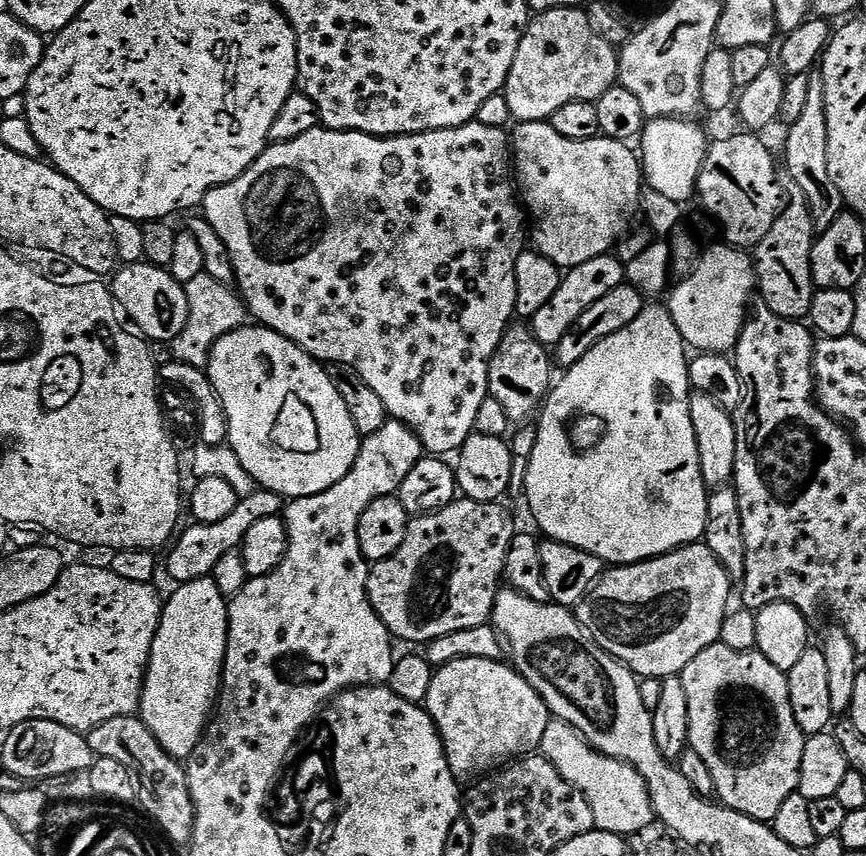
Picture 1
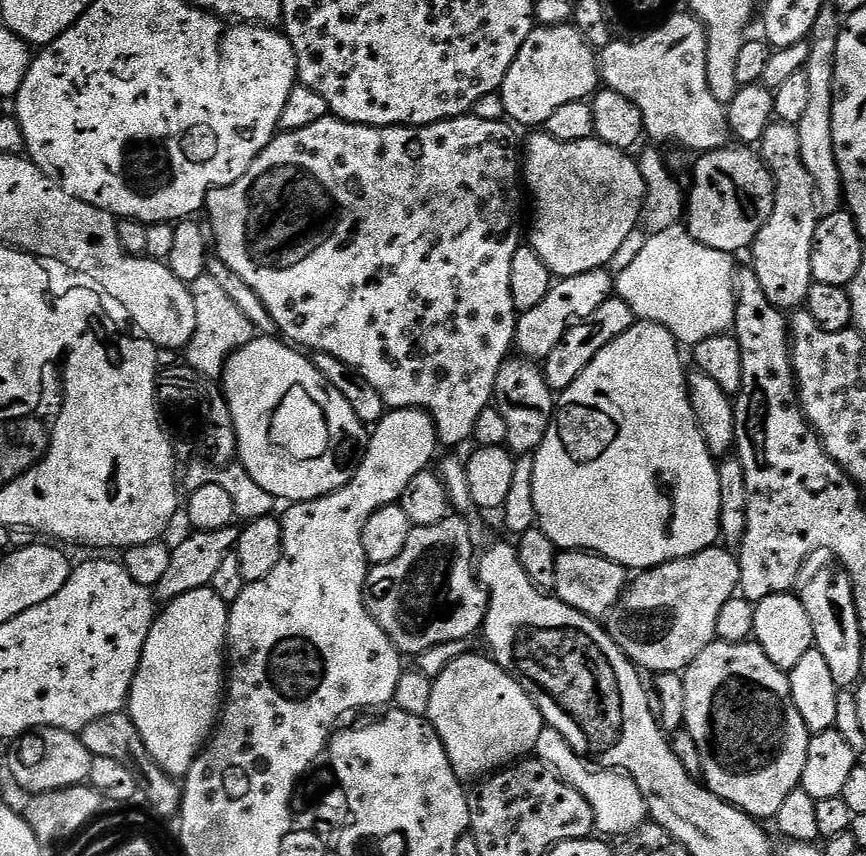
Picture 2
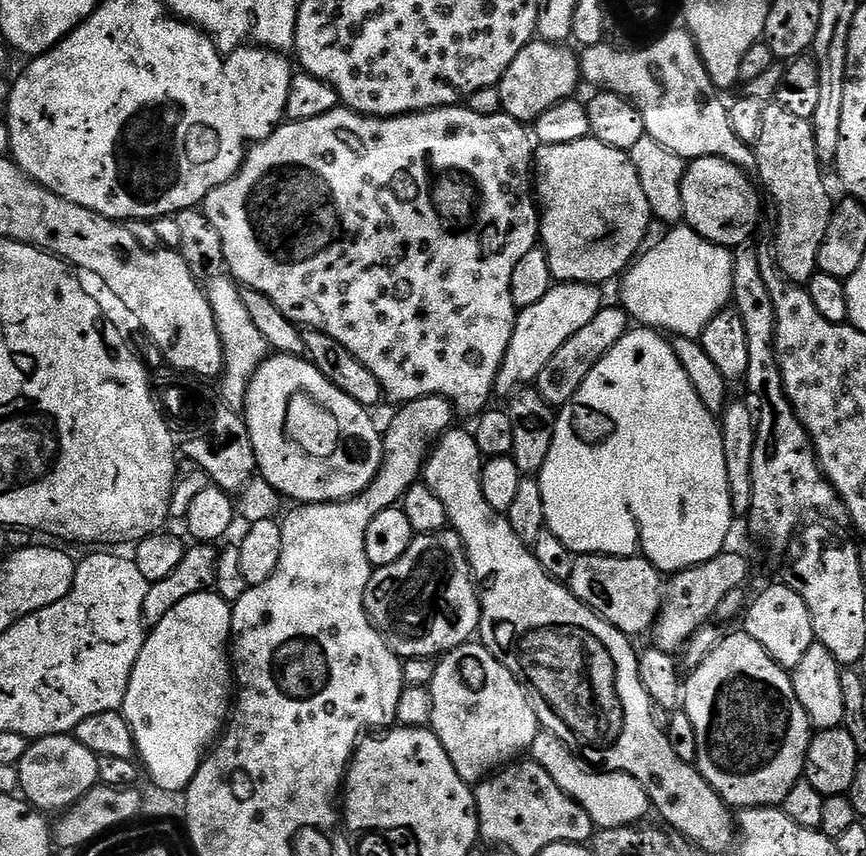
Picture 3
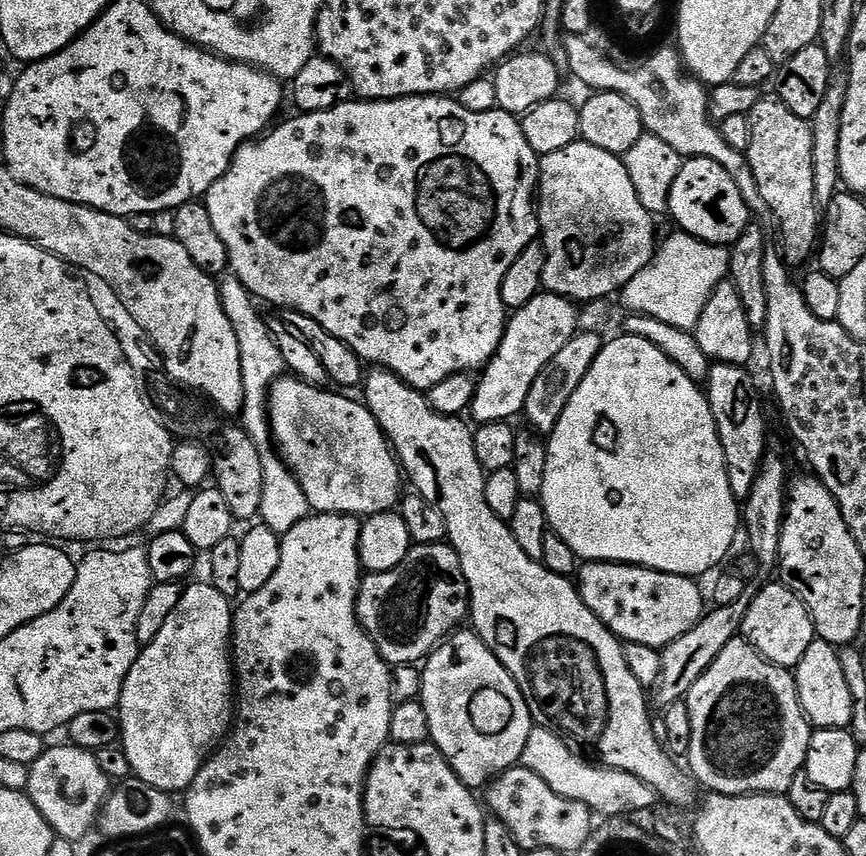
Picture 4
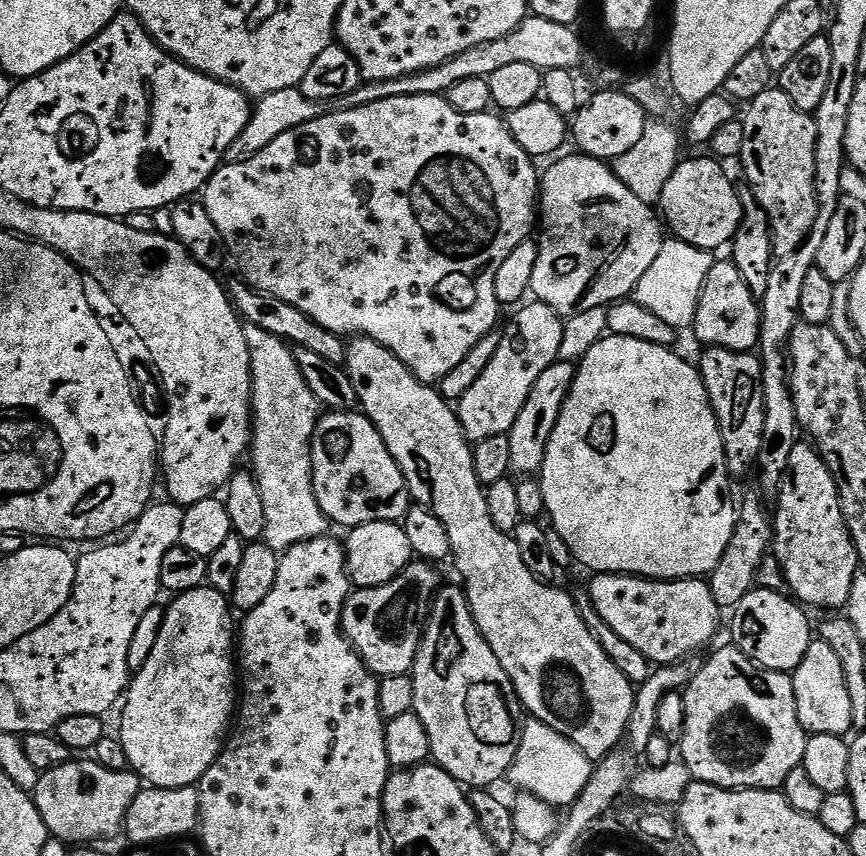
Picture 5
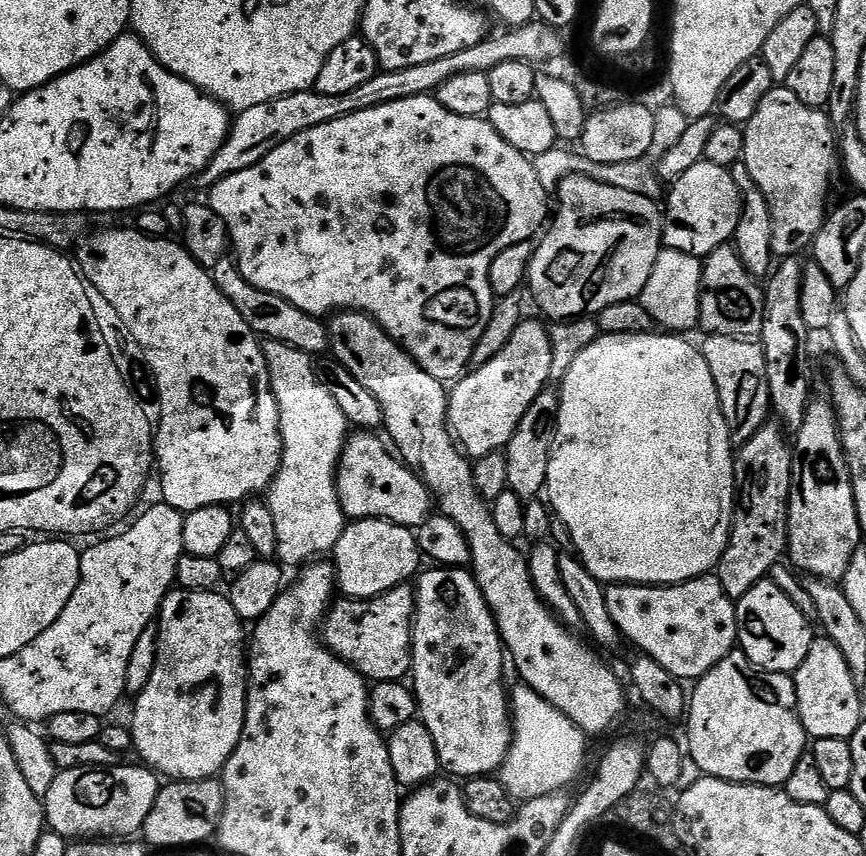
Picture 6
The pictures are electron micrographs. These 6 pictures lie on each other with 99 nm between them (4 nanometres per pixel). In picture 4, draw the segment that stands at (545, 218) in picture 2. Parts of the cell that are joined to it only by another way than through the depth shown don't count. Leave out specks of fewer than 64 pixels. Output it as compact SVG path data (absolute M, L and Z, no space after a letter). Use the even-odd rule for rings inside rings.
M577 142L540 157L538 215L547 291L573 302L604 300L619 293L656 255L653 213L642 206L623 159Z

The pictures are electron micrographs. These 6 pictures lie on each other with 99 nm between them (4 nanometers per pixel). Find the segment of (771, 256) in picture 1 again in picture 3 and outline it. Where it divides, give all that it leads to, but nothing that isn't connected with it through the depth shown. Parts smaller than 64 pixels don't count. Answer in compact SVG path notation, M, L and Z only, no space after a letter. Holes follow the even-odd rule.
M775 102L764 104L762 130L754 145L756 153L755 175L760 175L759 183L764 183L763 191L772 195L776 203L776 248L774 259L776 269L785 280L801 286L815 276L816 251L820 249L822 238L834 211L834 200L828 197L820 159L814 146L812 121L803 120L790 114Z

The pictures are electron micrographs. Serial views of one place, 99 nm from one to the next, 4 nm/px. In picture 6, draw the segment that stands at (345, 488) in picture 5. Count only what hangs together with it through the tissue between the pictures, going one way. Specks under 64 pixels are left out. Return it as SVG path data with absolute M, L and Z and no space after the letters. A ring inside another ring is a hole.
M376 434L356 435L349 439L336 470L336 489L345 517L349 521L388 520L403 528L419 529L434 508L428 485L391 451L388 453L384 449L385 441L380 441Z

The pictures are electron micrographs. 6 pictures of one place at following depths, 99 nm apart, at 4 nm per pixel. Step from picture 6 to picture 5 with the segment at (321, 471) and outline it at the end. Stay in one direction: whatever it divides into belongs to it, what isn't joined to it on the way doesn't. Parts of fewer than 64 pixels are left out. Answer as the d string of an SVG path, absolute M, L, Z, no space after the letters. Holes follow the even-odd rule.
M245 323L244 333L252 363L254 433L250 461L266 510L263 543L283 554L302 542L325 535L330 528L312 485L314 441L318 436L322 405L307 385L296 353L287 340L262 330L257 324Z

